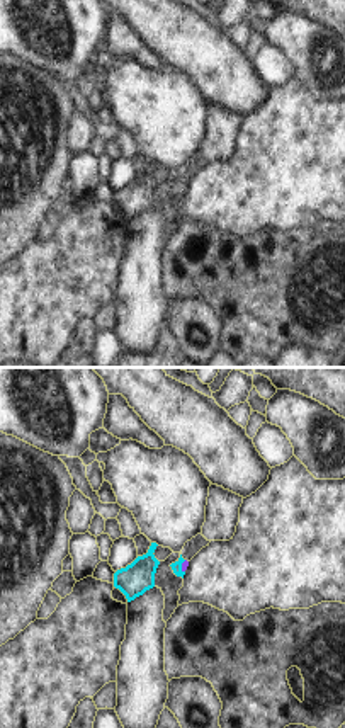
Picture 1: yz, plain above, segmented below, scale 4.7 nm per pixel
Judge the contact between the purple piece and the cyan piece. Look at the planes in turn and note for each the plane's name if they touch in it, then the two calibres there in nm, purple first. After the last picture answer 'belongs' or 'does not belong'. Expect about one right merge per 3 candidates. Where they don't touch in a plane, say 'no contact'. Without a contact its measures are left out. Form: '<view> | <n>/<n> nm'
yz | 30/50 nm

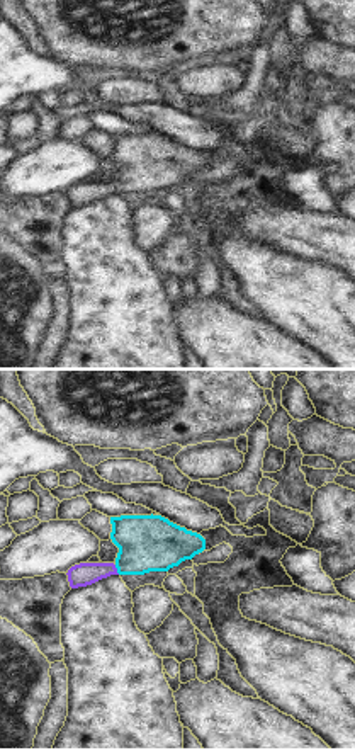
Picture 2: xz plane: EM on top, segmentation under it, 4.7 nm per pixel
xz | 110/280 nm

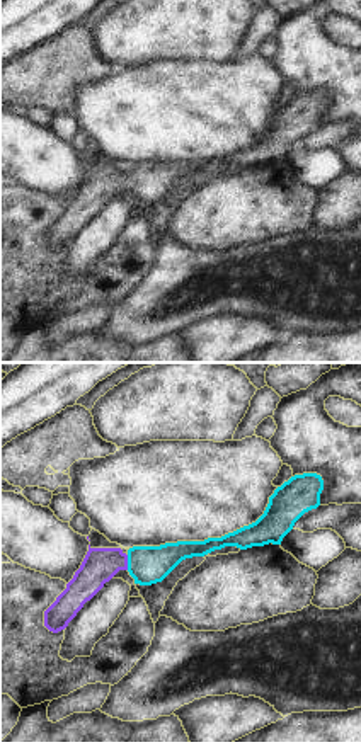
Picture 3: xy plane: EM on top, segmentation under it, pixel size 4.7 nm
xy | 160/180 nm

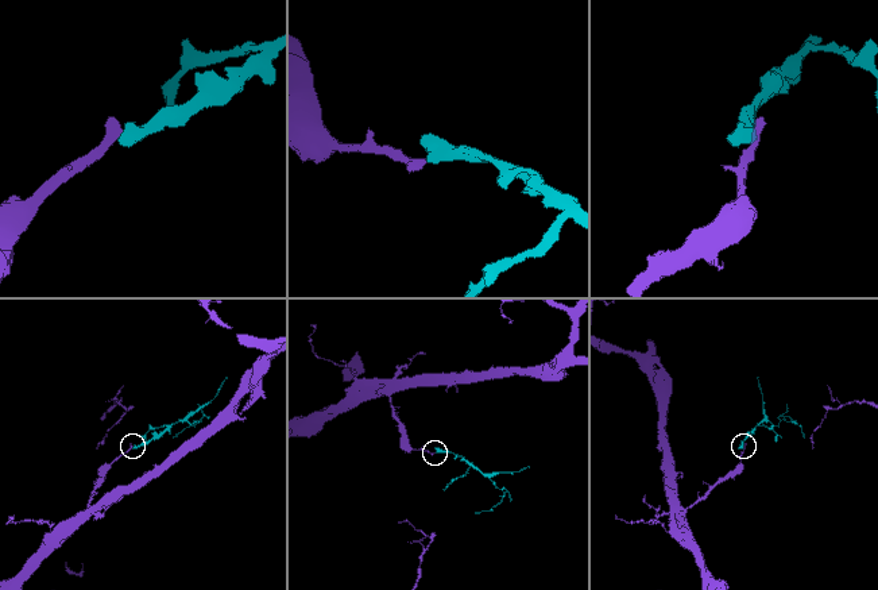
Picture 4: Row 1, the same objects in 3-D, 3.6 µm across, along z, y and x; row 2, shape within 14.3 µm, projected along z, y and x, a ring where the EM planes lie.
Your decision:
belongs

